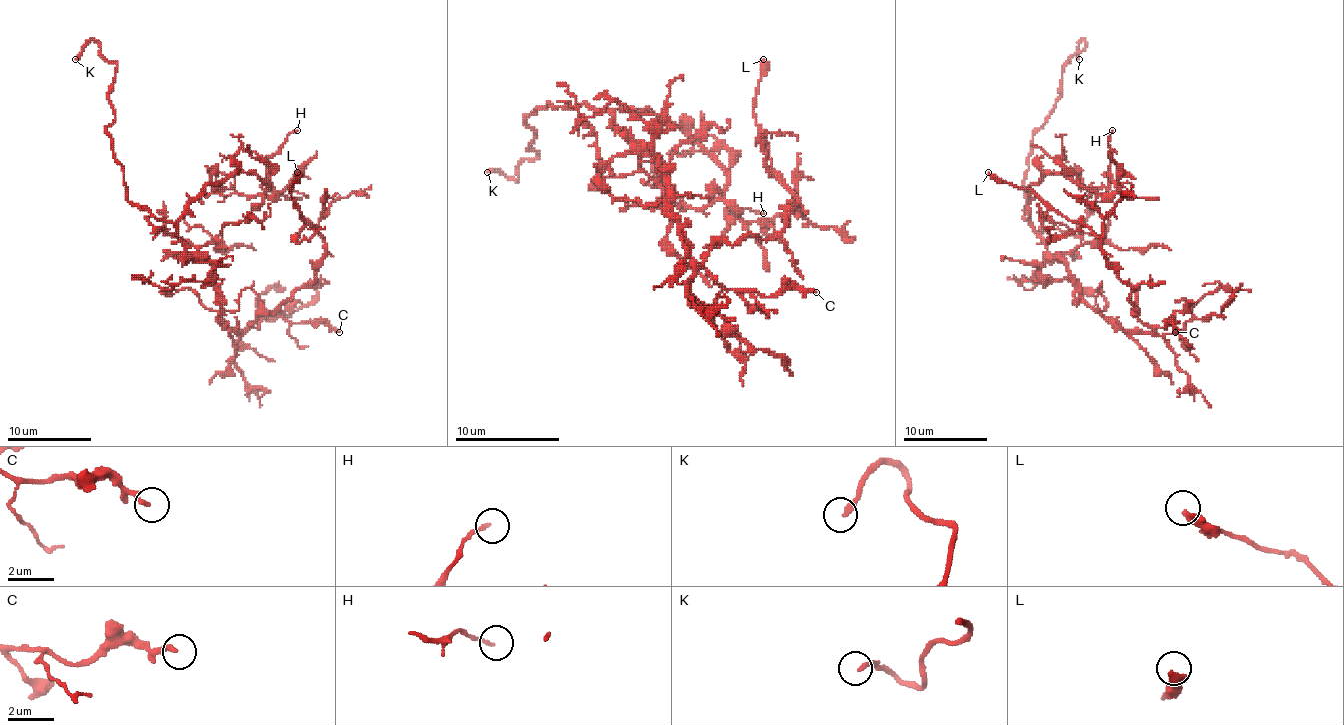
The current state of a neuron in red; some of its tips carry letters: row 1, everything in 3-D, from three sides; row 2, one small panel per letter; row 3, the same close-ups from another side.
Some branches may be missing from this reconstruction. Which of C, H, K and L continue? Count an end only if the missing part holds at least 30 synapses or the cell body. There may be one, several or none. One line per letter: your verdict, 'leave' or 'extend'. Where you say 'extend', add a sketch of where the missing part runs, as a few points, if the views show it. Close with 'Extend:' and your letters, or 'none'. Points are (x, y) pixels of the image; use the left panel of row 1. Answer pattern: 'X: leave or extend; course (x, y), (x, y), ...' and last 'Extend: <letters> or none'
C: leave
H: leave
K: extend
L: leave
Extend: K

